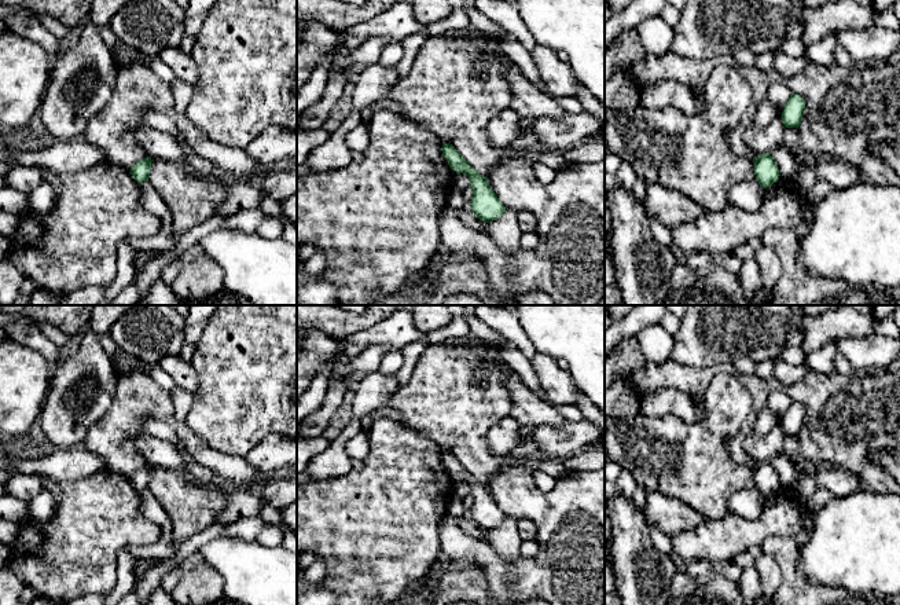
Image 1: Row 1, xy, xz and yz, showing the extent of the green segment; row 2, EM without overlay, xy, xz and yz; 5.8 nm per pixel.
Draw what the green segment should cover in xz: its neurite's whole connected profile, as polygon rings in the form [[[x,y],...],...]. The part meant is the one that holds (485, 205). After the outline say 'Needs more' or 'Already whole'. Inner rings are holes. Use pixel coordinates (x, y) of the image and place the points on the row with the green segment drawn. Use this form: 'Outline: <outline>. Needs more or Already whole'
Outline: [[[442,143],[441,151],[453,172],[463,173],[470,179],[473,188],[471,212],[485,223],[503,216],[507,208],[488,184],[486,176],[471,166],[452,144]]]. Already whole

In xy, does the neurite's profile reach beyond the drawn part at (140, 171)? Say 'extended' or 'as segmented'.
as segmented

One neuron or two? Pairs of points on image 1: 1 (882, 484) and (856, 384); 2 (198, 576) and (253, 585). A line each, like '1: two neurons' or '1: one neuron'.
1: one neuron
2: two neurons

